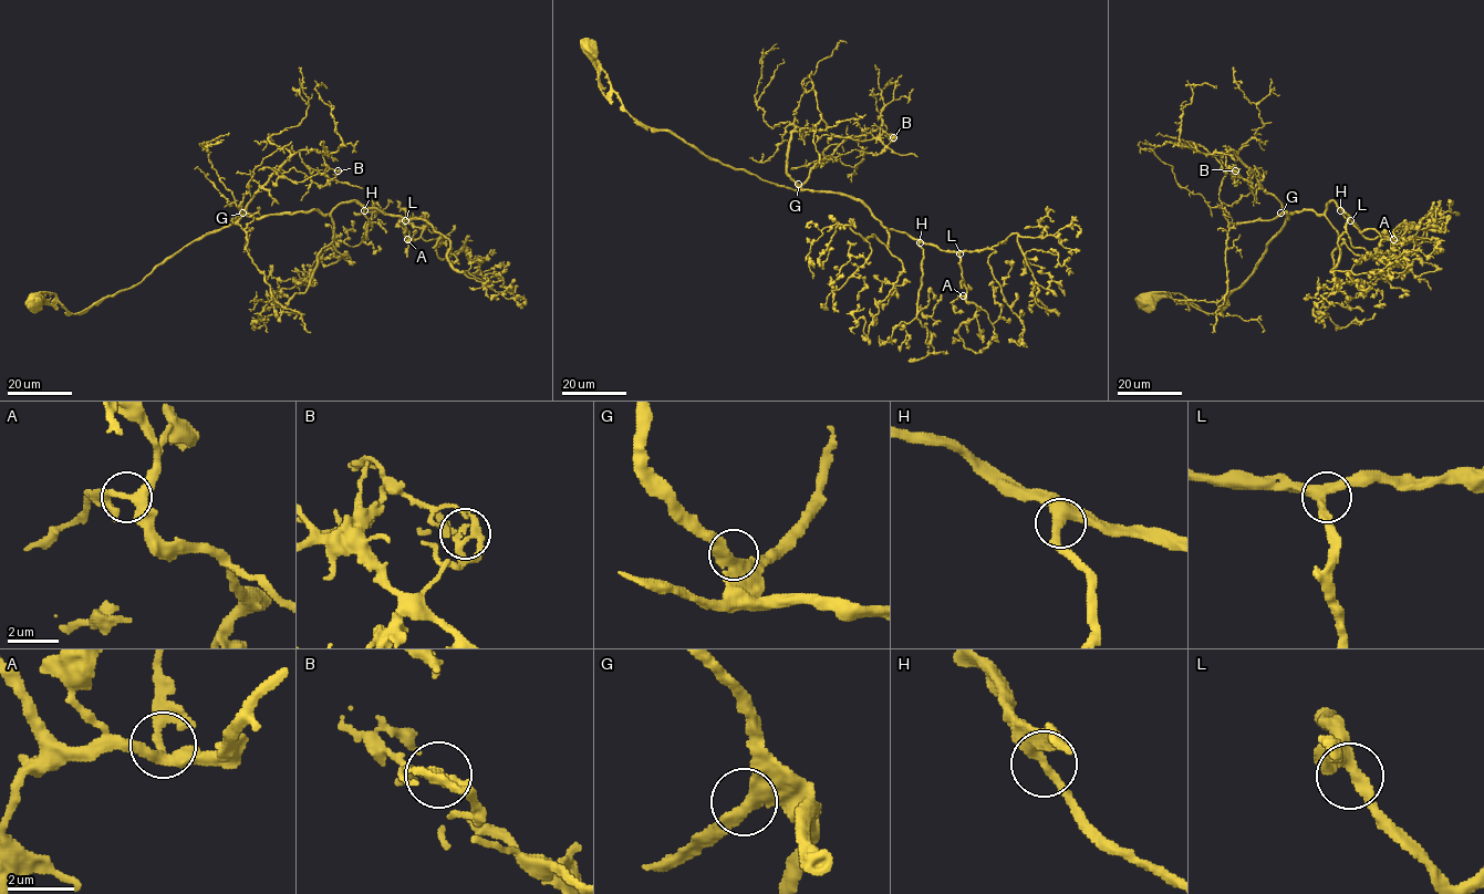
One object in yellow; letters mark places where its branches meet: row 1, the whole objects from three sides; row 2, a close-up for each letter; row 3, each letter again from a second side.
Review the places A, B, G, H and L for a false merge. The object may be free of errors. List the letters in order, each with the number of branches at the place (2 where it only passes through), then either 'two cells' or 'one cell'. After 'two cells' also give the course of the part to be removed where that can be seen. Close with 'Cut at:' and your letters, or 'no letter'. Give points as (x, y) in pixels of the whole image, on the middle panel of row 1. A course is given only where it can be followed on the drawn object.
A: branches 3; one cell
B: branches 2; two cells; course (893, 137), (883, 145), (874, 138), (859, 141), (823, 135), (815, 143)
G: branches 2; one cell
H: branches 2; one cell
L: branches 3; one cell
Cut at: B

